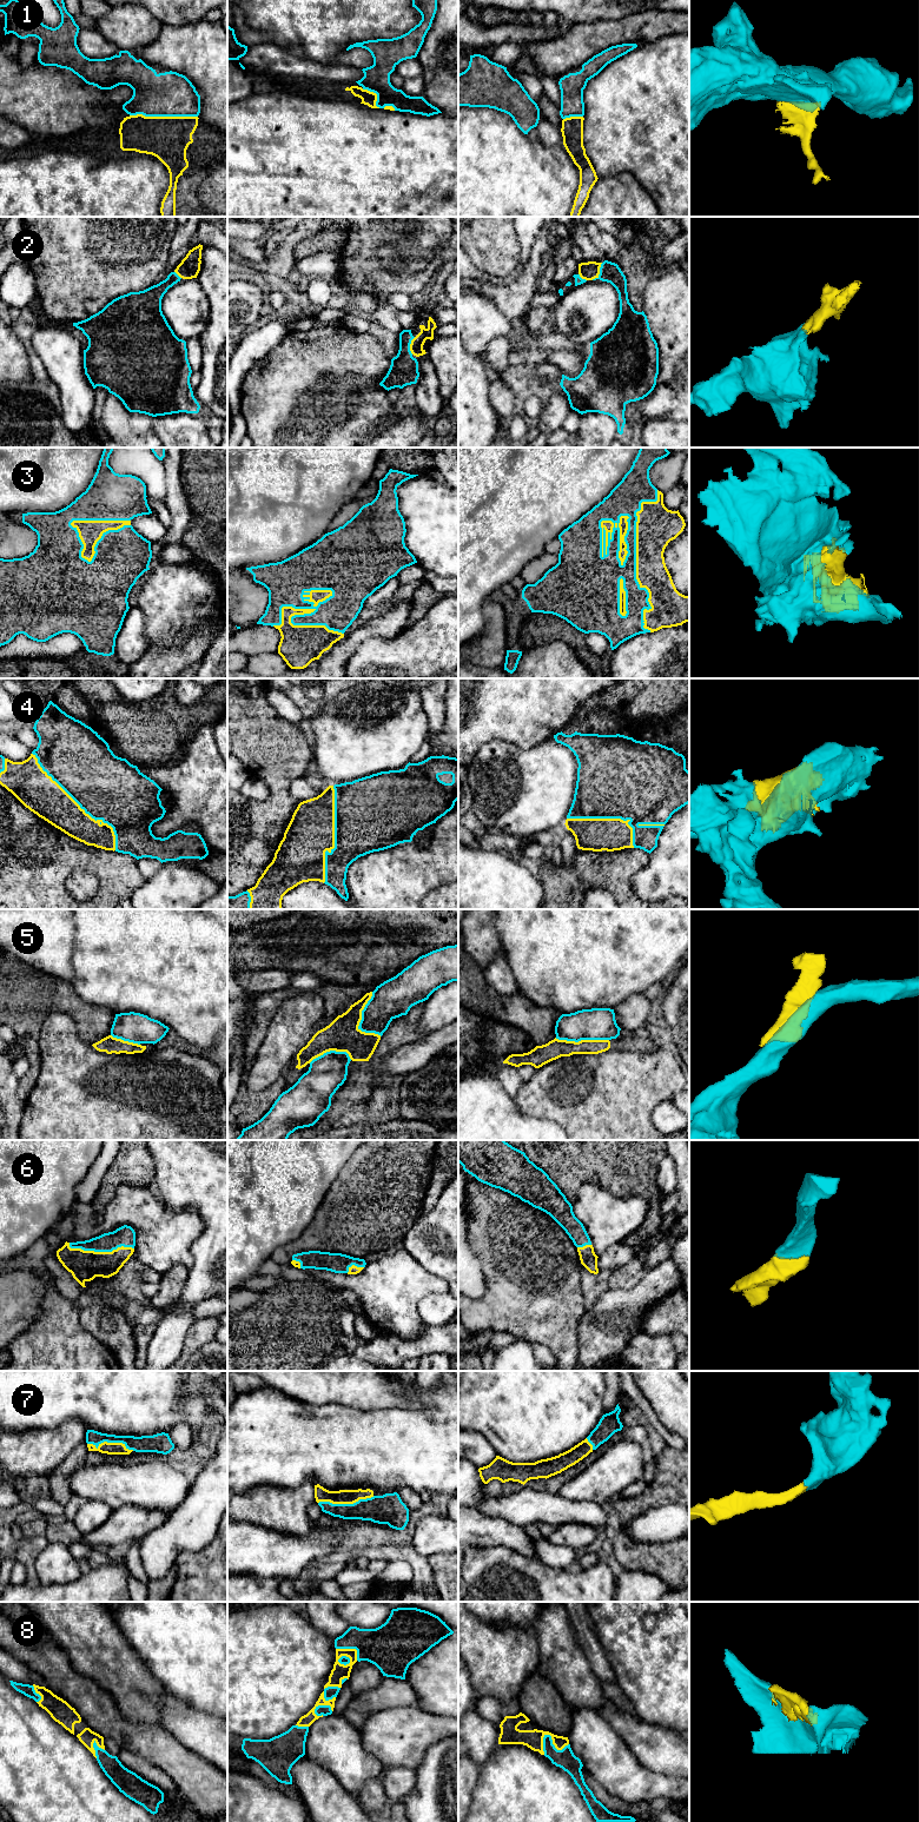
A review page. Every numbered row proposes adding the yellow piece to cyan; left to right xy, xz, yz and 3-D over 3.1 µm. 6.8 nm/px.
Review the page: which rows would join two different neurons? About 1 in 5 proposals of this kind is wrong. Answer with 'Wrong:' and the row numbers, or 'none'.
Wrong: 1, 5

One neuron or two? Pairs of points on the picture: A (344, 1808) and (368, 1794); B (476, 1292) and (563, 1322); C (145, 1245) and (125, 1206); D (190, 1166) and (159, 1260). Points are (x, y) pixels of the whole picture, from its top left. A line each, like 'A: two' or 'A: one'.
A: two
B: two
C: one
D: two

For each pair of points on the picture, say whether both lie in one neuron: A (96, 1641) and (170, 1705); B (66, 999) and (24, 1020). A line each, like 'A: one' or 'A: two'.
A: two
B: one

